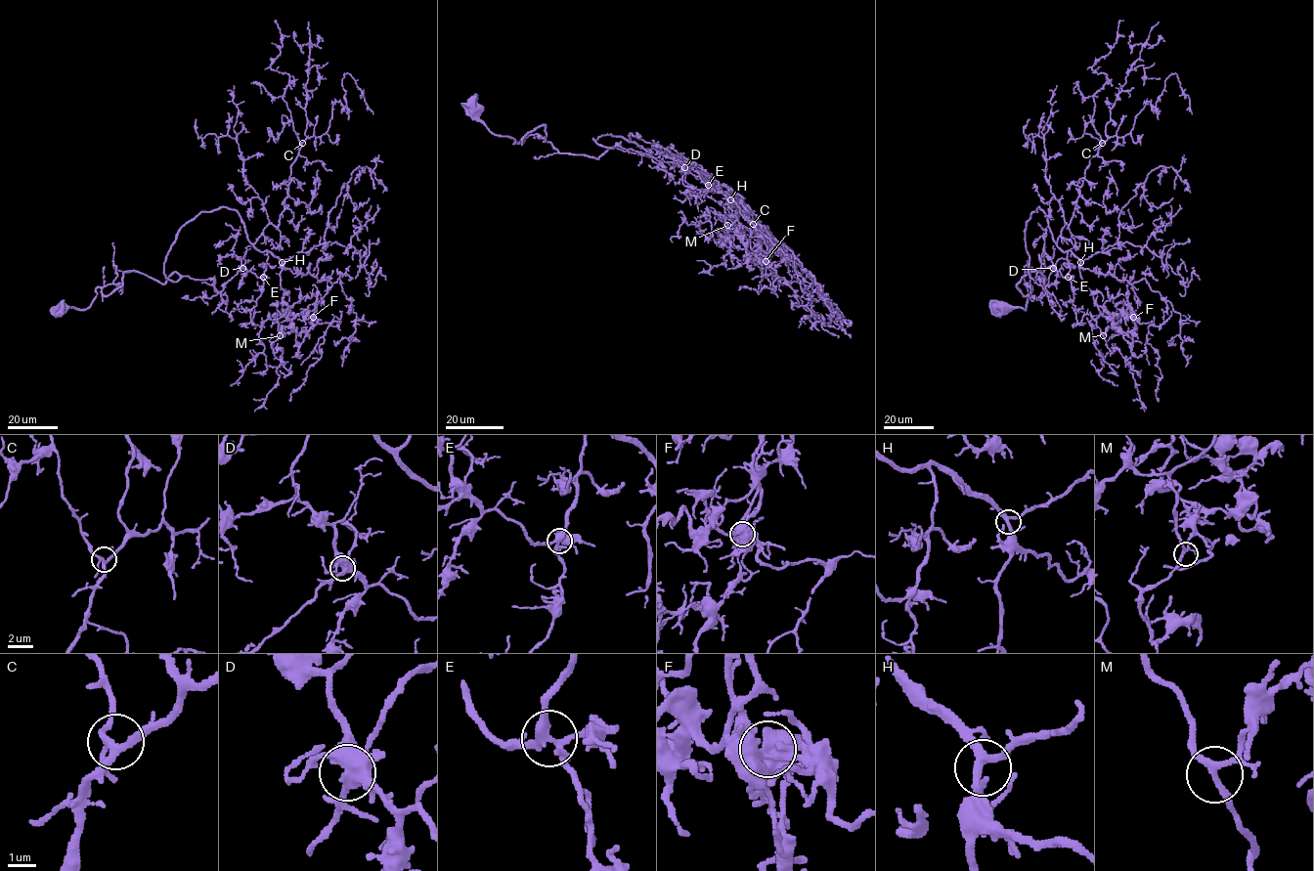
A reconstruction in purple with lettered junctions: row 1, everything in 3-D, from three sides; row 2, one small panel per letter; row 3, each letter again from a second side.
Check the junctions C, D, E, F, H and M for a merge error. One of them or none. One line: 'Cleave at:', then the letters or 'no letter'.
Cleave at: F

